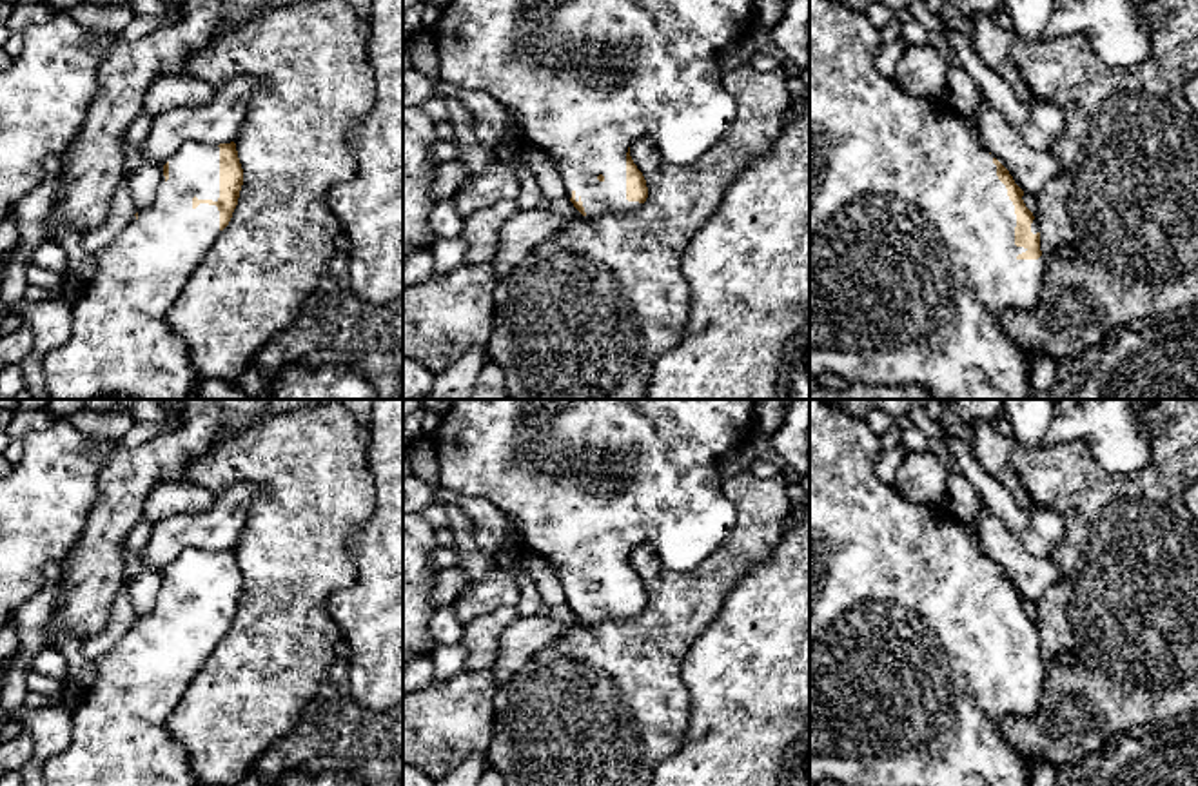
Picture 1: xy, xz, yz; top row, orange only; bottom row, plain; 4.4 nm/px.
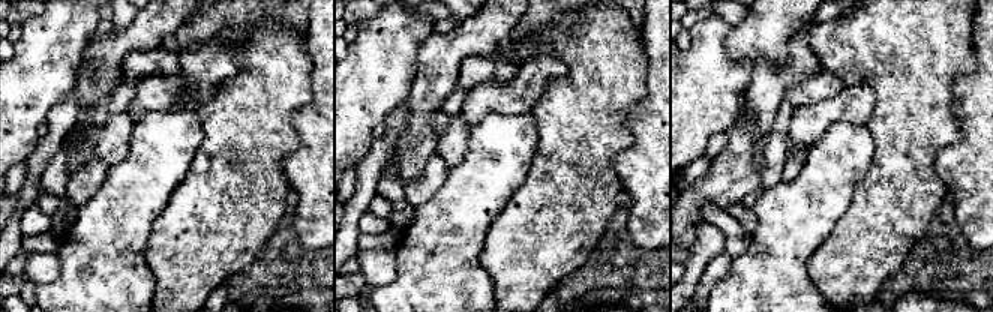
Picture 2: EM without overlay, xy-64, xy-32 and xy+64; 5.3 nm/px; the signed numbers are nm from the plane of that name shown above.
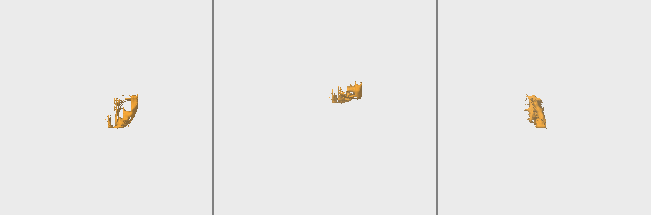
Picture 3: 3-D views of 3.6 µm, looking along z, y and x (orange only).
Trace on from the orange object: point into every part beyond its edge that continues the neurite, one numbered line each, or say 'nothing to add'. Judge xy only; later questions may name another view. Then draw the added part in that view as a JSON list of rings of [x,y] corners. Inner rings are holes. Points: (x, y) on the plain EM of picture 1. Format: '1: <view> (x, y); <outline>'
1: xy (120, 737); [[[200,548],[183,550],[176,557],[176,561],[169,566],[167,585],[163,583],[163,572],[162,572],[162,586],[154,608],[140,615],[138,621],[133,623],[133,626],[116,641],[116,644],[94,661],[96,681],[93,686],[83,690],[83,699],[80,701],[78,708],[73,712],[71,744],[62,753],[51,755],[42,761],[45,786],[201,786],[196,775],[189,770],[185,748],[169,733],[167,721],[174,712],[174,708],[178,706],[189,683],[196,677],[196,673],[205,664],[214,644],[221,639],[220,617],[214,612],[218,604],[220,604],[220,554],[216,550],[200,550]]]

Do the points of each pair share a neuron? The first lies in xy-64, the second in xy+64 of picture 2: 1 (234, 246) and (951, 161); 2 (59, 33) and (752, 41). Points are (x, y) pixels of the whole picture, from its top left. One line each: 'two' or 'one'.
1: two
2: two

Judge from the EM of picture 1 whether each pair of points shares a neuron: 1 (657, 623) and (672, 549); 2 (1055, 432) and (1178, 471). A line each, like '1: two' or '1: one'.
1: two
2: two

